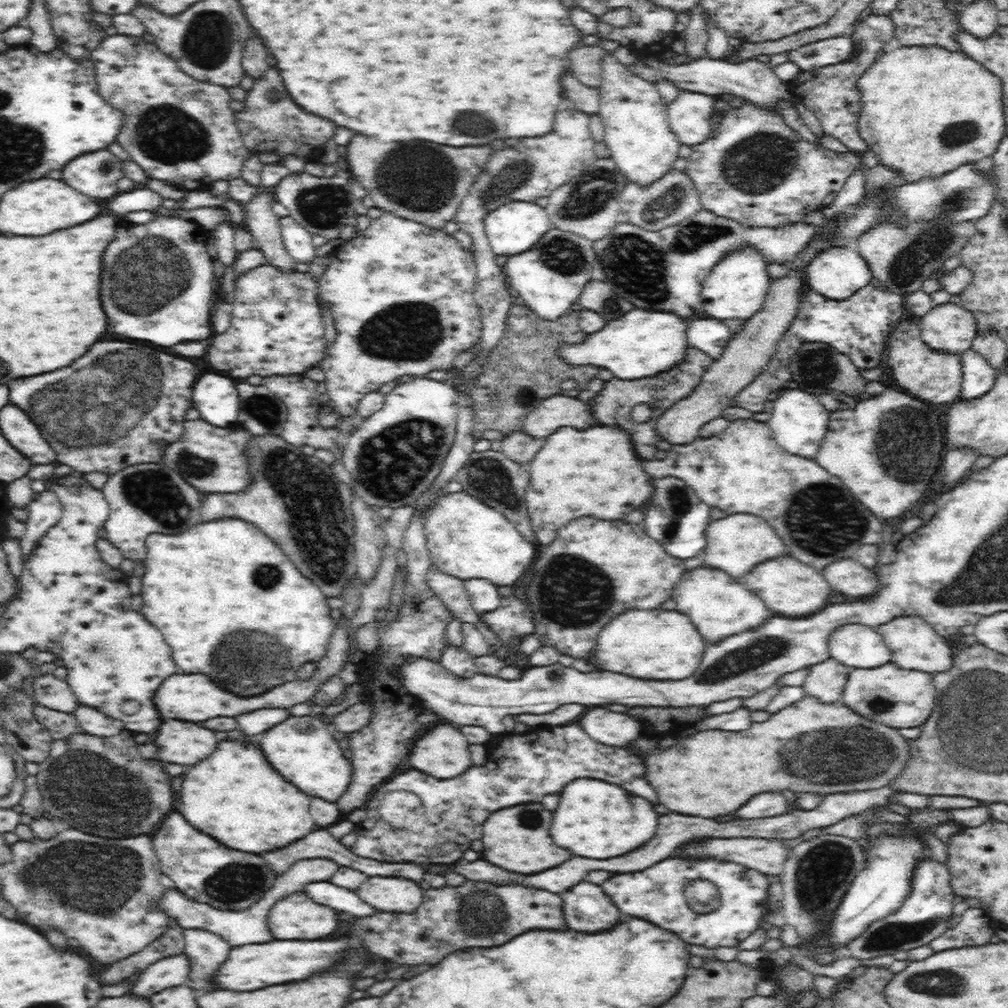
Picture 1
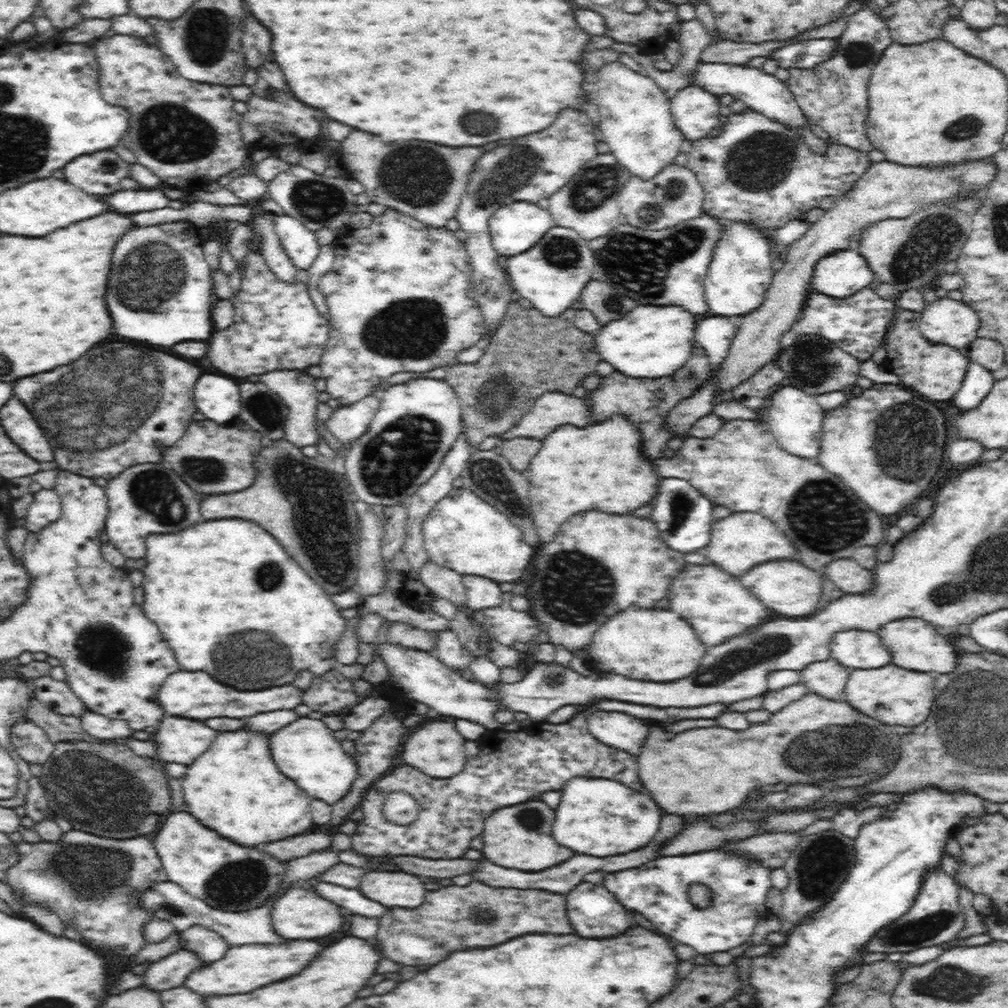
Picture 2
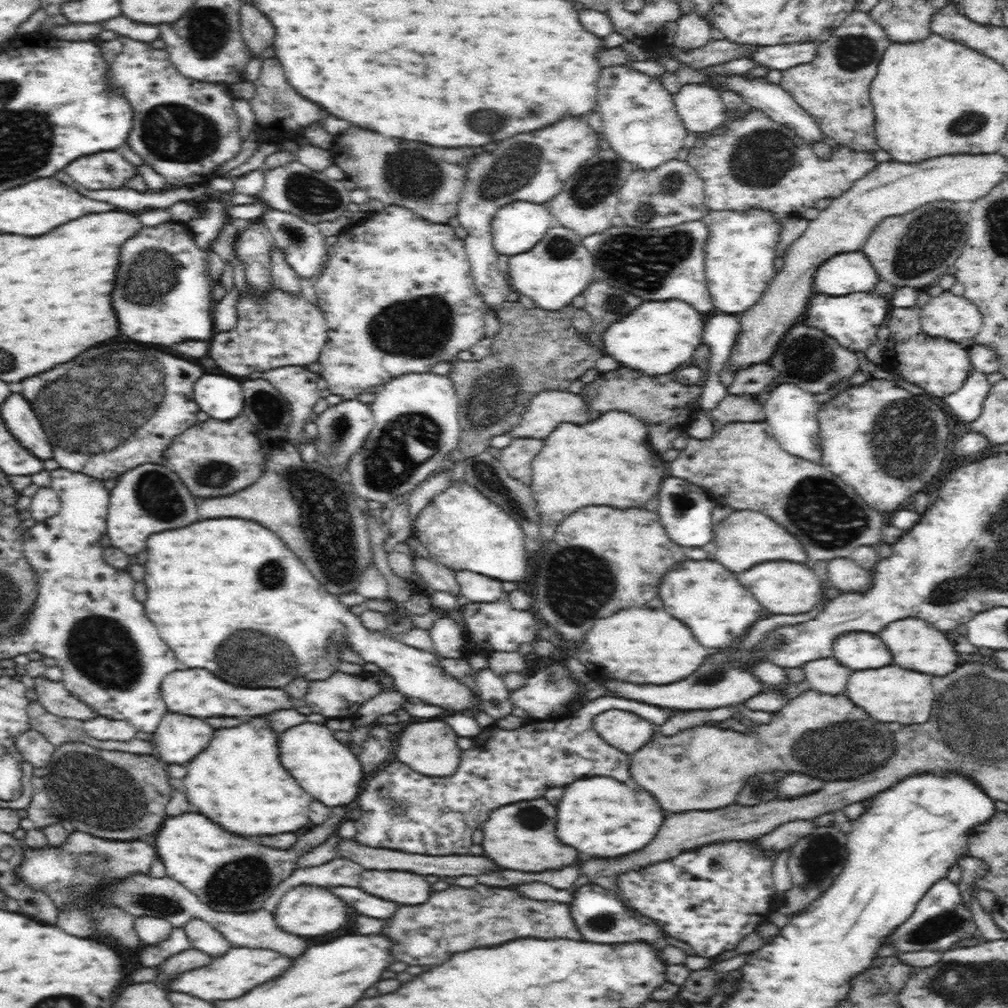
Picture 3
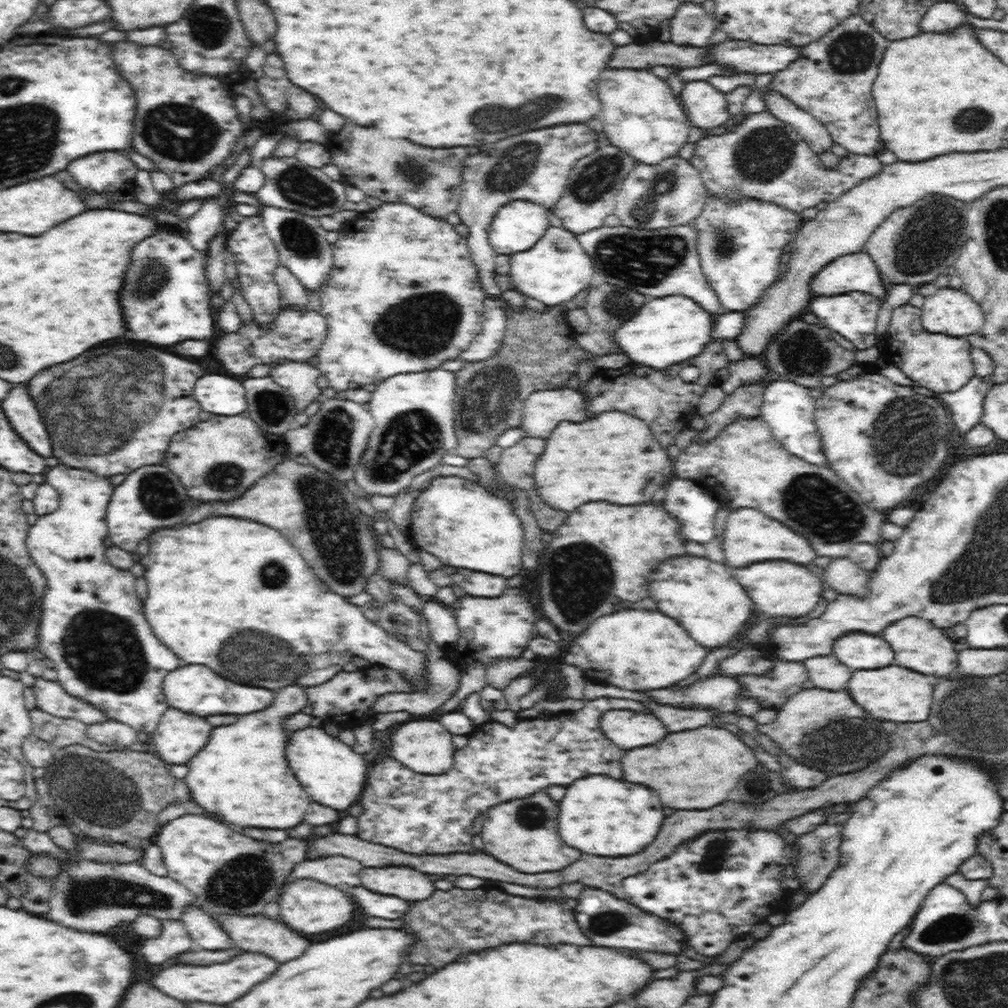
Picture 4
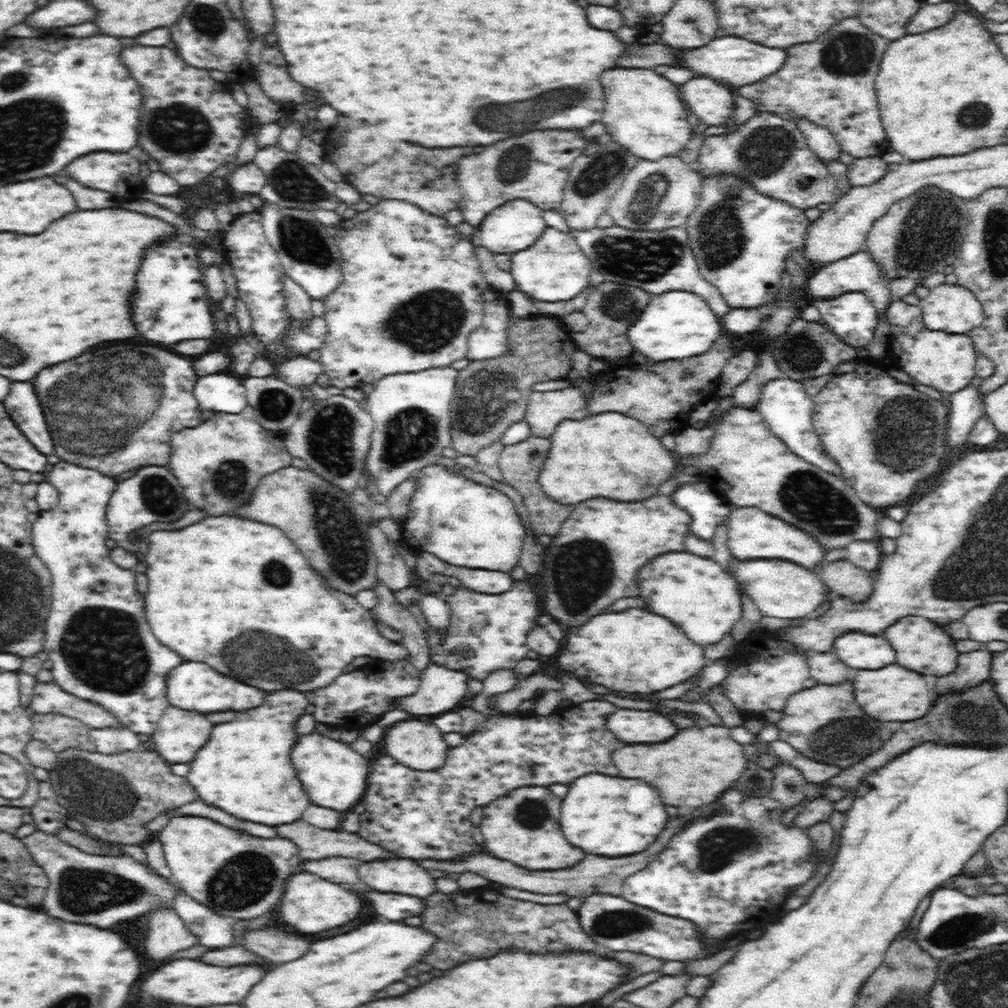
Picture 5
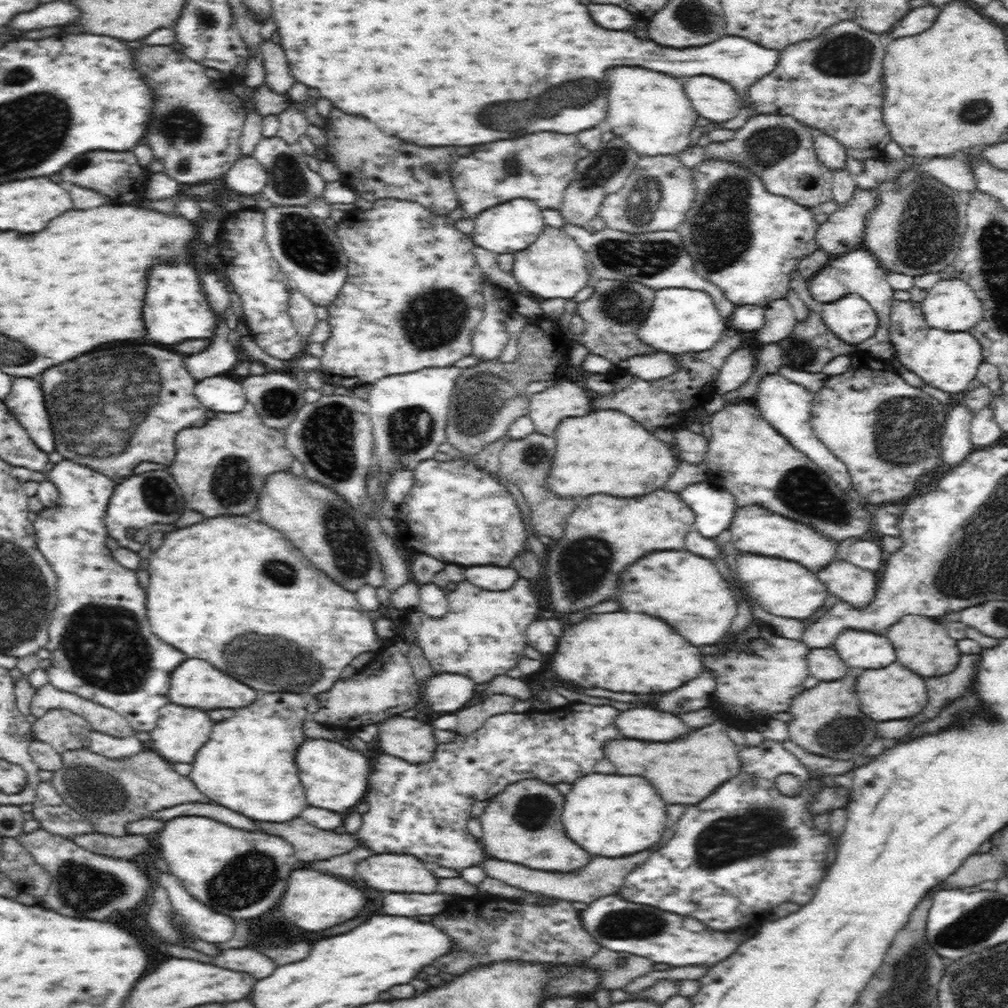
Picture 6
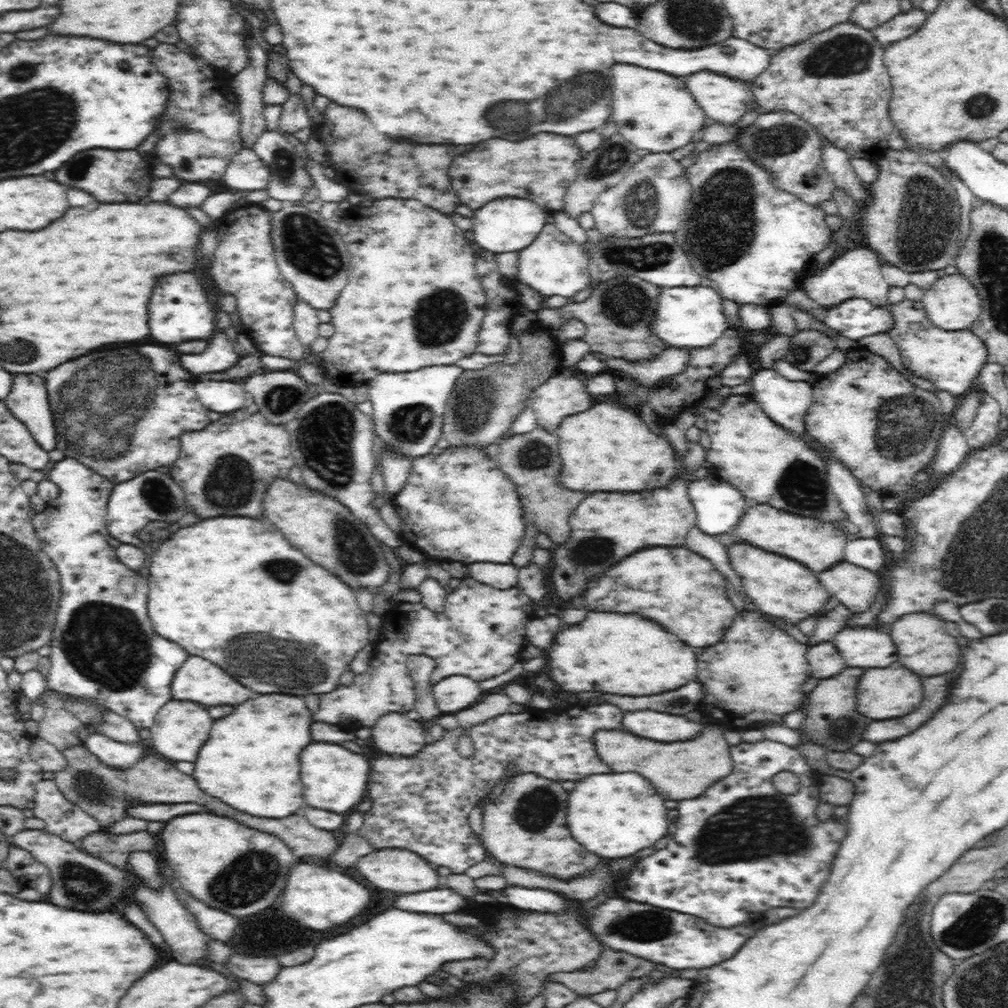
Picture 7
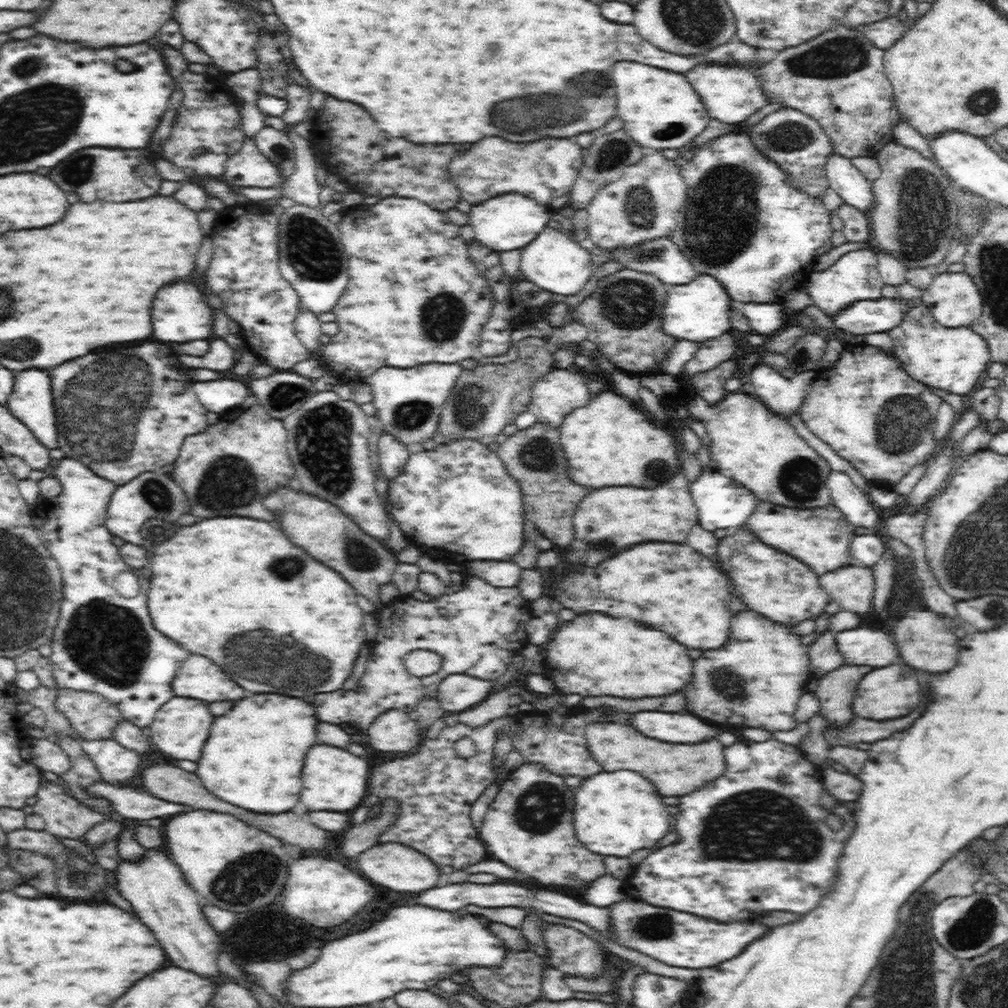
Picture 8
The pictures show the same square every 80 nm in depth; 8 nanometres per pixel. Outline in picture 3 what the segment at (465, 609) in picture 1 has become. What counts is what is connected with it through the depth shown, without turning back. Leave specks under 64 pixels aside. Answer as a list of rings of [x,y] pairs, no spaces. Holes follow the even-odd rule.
[[[421,556],[416,560],[411,559],[413,571],[420,576],[422,584],[426,584],[428,588],[432,588],[435,592],[446,592],[454,598],[462,595],[457,571],[441,565],[432,558]]]

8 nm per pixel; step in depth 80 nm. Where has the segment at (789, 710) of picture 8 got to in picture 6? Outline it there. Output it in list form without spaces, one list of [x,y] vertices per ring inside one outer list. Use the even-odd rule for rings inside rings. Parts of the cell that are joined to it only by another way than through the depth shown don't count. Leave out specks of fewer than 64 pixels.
[[[754,620],[751,629],[742,632],[738,636],[730,637],[724,651],[720,655],[704,656],[703,664],[713,668],[717,674],[718,688],[716,688],[716,702],[730,710],[734,716],[732,722],[740,724],[748,718],[771,718],[772,713],[788,712],[792,696],[800,694],[804,690],[804,680],[810,676],[807,663],[809,648],[802,641],[781,637],[758,620]]]

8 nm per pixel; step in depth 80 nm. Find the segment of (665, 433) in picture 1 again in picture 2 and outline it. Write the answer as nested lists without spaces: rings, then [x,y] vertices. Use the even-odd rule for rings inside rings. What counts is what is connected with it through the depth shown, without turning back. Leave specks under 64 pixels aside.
[[[982,160],[976,162],[964,163],[953,167],[944,167],[943,169],[911,169],[910,167],[900,166],[894,163],[881,161],[871,163],[866,169],[864,176],[857,180],[854,184],[854,190],[848,192],[842,199],[836,201],[833,208],[824,211],[821,219],[810,224],[810,228],[805,232],[802,238],[793,242],[793,245],[787,251],[786,265],[782,270],[773,275],[772,283],[764,298],[764,303],[760,309],[747,314],[746,317],[730,317],[730,323],[735,326],[736,335],[731,341],[726,352],[726,356],[722,358],[720,364],[712,367],[708,376],[706,376],[704,384],[694,391],[688,398],[680,400],[670,411],[660,420],[662,430],[670,433],[670,438],[688,438],[690,430],[694,428],[694,424],[706,416],[716,412],[716,406],[726,402],[730,393],[750,380],[756,373],[761,371],[773,357],[778,353],[782,336],[790,331],[791,326],[800,316],[800,312],[805,306],[805,301],[812,291],[810,291],[809,280],[812,277],[813,267],[816,262],[826,254],[830,254],[834,250],[844,250],[849,245],[849,238],[858,239],[860,232],[871,223],[886,219],[905,219],[914,214],[922,202],[934,202],[934,200],[942,200],[942,198],[950,198],[956,194],[958,190],[958,181],[956,178],[965,180],[969,186],[982,188],[994,178],[996,169],[991,164],[985,165]]]

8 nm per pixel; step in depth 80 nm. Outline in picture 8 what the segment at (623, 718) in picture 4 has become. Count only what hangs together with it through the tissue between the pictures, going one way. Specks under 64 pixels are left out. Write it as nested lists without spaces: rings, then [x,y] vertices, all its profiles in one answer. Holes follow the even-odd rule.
[[[638,712],[630,716],[630,726],[648,738],[662,742],[700,742],[716,736],[718,730],[704,720],[688,714],[662,714],[662,712]]]

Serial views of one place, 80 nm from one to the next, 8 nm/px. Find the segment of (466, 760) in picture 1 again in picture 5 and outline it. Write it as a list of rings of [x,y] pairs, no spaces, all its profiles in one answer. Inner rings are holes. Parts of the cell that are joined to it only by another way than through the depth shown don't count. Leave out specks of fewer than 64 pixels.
[[[408,718],[408,722],[398,722],[396,726],[386,730],[386,754],[402,762],[404,766],[421,773],[435,773],[436,770],[448,766],[448,758],[451,756],[451,748],[444,738],[444,731],[440,730],[436,723],[420,722],[414,718]]]

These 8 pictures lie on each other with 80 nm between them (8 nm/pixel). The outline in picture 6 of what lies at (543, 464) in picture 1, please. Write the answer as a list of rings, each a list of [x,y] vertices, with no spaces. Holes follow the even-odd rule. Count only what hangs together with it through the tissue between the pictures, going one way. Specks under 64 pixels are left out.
[[[600,410],[584,418],[563,420],[553,437],[556,452],[544,482],[560,499],[580,500],[594,494],[616,498],[646,496],[662,489],[680,463],[671,446],[616,410]]]

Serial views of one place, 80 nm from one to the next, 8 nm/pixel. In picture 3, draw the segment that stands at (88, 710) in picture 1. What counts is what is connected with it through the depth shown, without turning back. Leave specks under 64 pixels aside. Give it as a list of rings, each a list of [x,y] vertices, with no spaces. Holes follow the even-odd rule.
[[[100,715],[83,721],[84,730],[92,738],[105,742],[134,740],[136,731],[124,720],[114,720]]]

